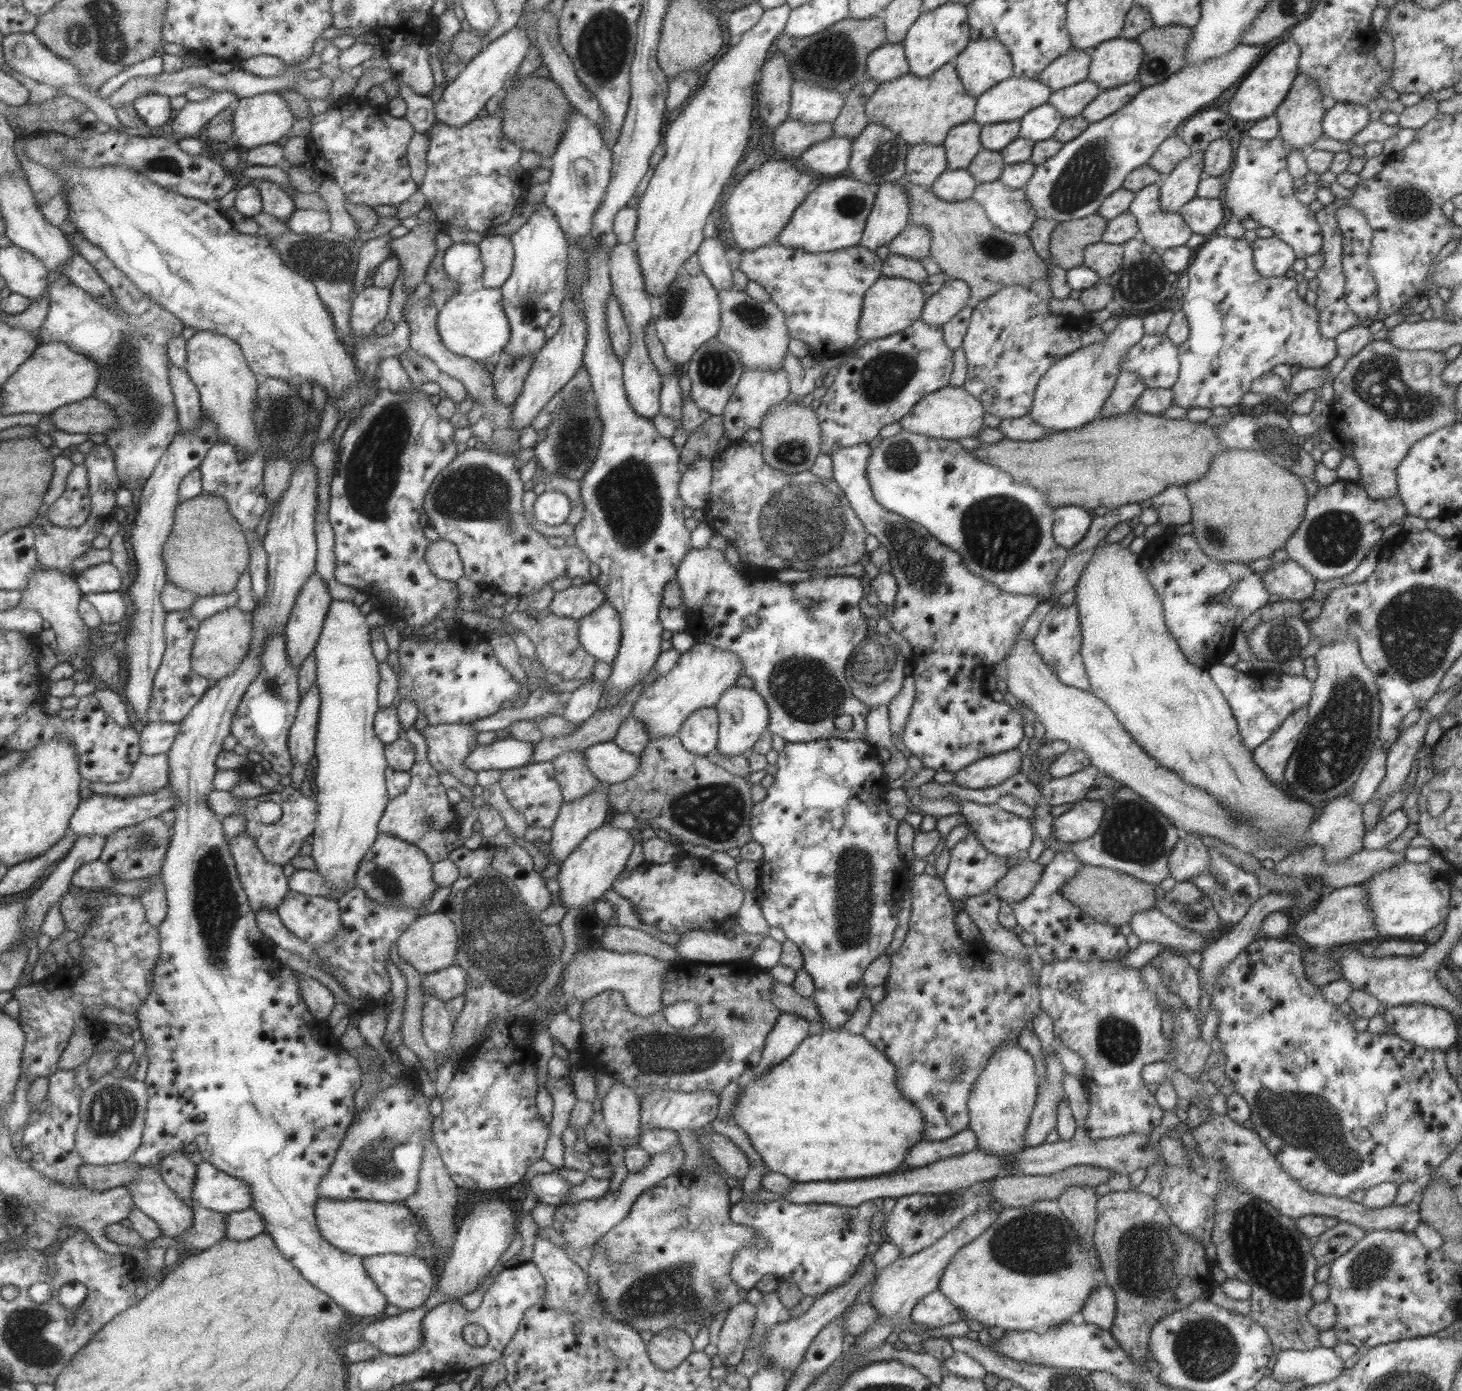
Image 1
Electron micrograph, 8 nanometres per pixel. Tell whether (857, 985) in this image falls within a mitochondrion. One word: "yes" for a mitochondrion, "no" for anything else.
no

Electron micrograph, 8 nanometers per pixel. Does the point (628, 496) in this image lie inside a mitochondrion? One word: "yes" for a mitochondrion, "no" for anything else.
yes

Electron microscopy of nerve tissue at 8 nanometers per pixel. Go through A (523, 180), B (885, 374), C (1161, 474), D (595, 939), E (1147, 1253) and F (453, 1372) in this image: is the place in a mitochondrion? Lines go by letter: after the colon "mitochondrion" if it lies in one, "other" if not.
A: other
B: mitochondrion
C: other
D: other
E: mitochondrion
F: other

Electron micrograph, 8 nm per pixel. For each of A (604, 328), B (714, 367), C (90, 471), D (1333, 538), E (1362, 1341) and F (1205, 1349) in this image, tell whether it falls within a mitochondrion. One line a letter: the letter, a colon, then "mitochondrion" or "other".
A: other
B: mitochondrion
C: other
D: mitochondrion
E: other
F: mitochondrion

